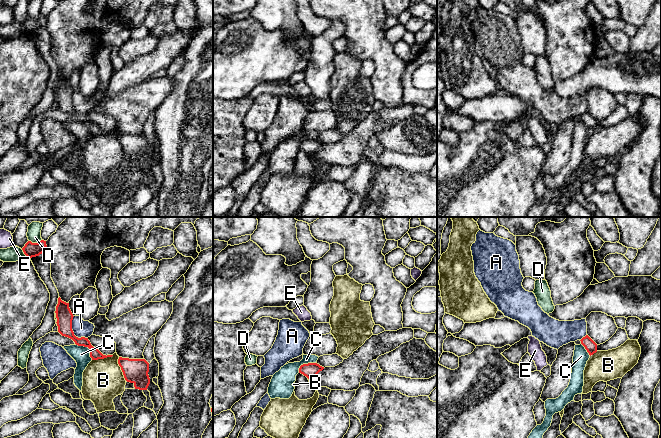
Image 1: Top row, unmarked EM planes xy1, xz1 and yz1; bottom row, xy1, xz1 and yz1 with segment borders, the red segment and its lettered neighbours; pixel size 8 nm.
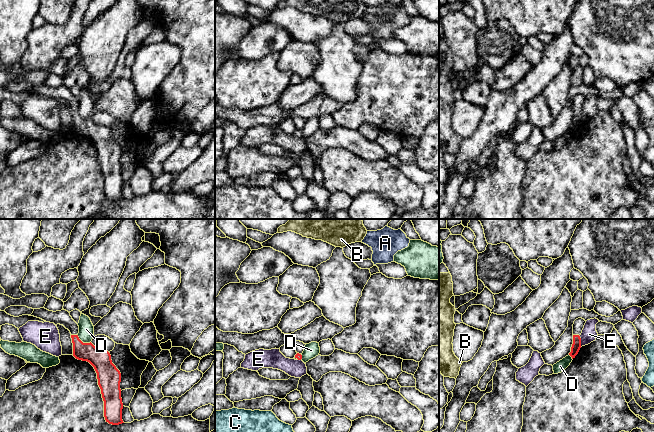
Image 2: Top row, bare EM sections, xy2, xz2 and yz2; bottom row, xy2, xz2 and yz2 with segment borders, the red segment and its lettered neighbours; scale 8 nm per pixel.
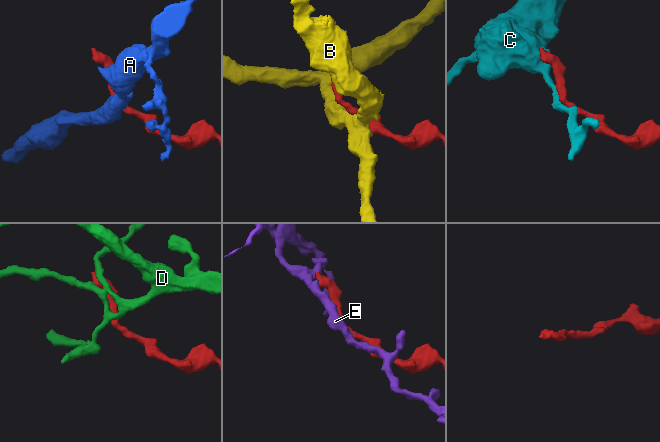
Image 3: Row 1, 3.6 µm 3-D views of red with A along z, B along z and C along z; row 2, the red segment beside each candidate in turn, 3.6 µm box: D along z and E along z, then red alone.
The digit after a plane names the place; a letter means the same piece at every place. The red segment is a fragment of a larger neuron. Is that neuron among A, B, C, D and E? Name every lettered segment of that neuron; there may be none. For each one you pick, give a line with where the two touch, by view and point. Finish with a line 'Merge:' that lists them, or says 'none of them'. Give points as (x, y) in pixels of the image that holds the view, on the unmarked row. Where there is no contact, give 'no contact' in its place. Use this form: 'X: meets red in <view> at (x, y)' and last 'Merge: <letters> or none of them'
Merge: none of them

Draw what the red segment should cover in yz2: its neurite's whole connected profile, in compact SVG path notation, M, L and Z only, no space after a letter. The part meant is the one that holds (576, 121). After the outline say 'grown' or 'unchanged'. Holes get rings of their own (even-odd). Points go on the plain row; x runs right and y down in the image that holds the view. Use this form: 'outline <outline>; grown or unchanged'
outline M578 94L574 97L573 100L573 120L571 123L571 128L569 131L573 134L578 130L580 124L581 124L581 114L580 111L582 109L582 106L584 104L586 97L582 94Z; grown

